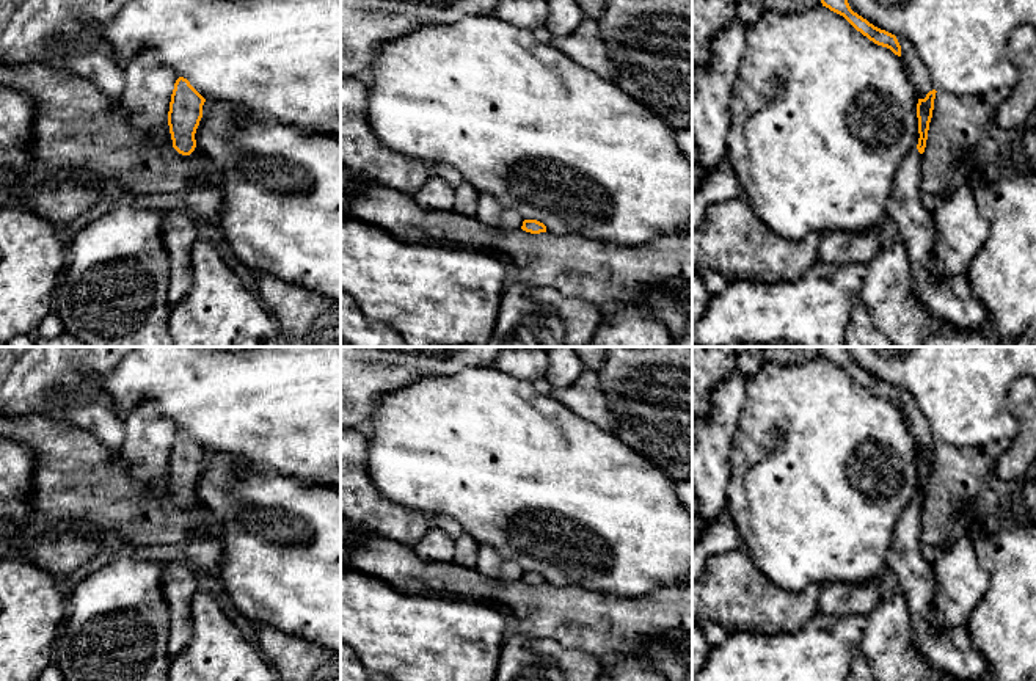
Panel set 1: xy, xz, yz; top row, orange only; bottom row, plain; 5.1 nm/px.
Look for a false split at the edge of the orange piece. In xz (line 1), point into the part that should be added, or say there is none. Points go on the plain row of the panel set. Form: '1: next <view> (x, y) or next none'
1: next none

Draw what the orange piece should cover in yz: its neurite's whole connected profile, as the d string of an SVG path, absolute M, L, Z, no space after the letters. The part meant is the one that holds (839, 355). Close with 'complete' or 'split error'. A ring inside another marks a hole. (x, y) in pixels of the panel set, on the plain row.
M821 347L823 358L843 367L857 383L866 388L877 397L890 400L895 406L901 408L901 397L895 386L881 381L870 375L866 370L854 364L848 355L848 347Z; complete

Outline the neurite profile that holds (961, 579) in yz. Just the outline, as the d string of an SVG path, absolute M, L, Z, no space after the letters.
M969 535L959 538L932 563L936 601L929 623L936 632L965 626L970 612L986 595L989 576Z

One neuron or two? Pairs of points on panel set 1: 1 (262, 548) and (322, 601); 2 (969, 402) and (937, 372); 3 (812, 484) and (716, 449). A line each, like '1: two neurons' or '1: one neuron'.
1: one neuron
2: one neuron
3: two neurons

